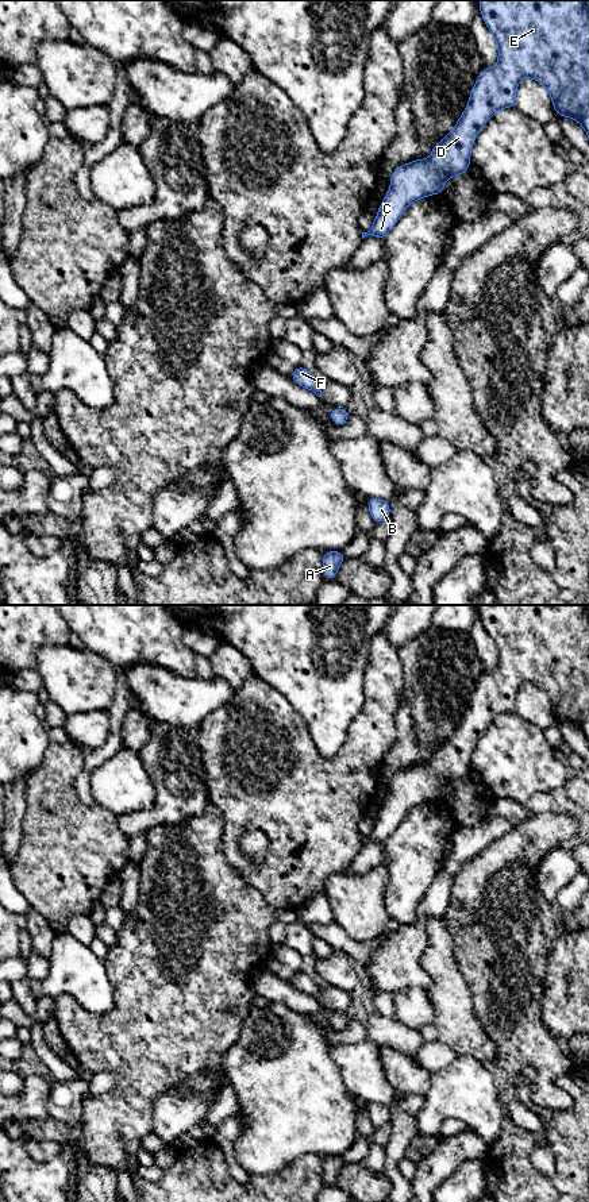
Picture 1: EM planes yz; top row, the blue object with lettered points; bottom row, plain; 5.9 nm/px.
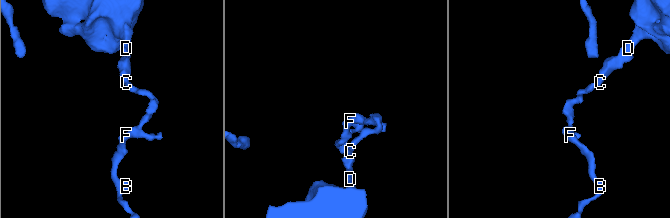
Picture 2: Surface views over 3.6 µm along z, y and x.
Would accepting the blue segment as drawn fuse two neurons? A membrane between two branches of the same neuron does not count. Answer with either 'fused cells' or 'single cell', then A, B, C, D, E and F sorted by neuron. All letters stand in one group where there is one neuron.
single cell | A B C D E F

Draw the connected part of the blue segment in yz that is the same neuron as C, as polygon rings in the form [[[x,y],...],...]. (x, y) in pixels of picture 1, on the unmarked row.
[[[480,605],[478,612],[485,631],[498,651],[498,667],[492,674],[481,675],[470,696],[466,714],[451,737],[434,751],[430,763],[401,770],[390,779],[390,794],[378,813],[372,833],[362,837],[362,844],[373,840],[382,845],[413,806],[431,800],[442,800],[449,782],[467,777],[477,739],[498,714],[516,712],[517,689],[526,682],[543,689],[550,697],[557,721],[575,724],[589,743],[589,608],[586,605]]]

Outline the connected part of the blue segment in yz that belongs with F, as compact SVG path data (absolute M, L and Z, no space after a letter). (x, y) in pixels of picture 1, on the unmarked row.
M299 971L292 976L290 982L299 991L309 994L317 1002L322 1002L319 986L313 982L313 979L308 974Z

